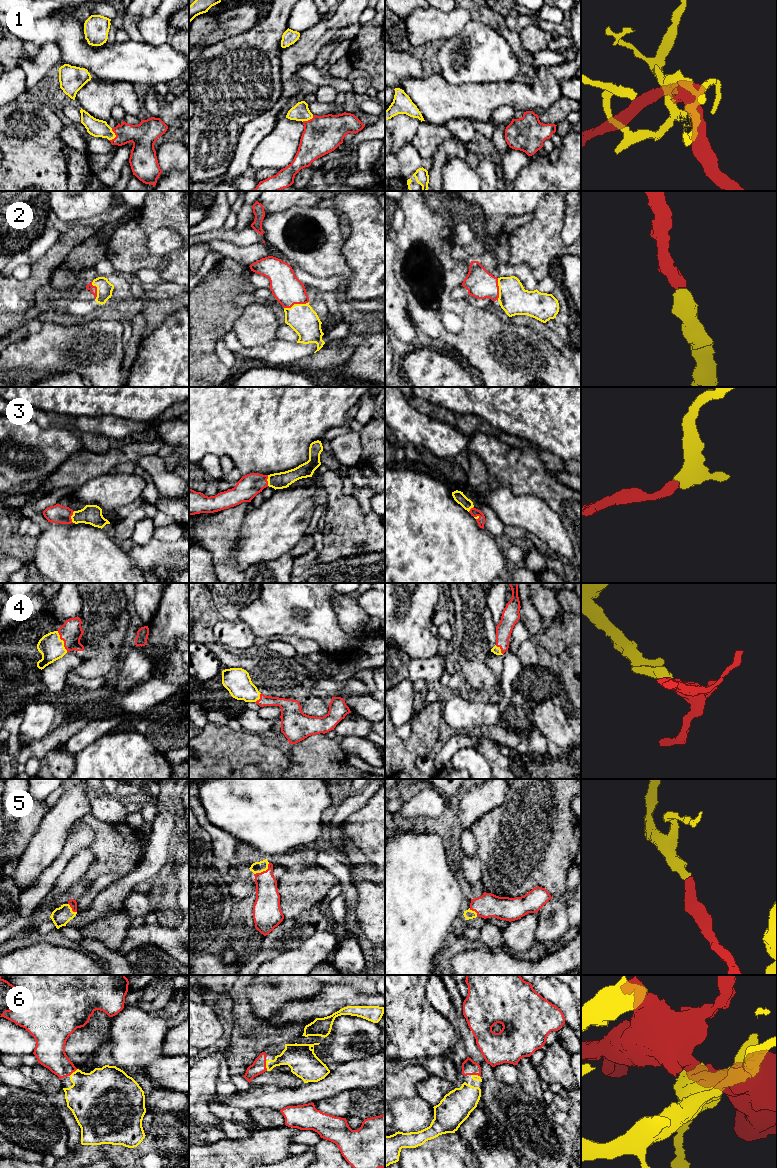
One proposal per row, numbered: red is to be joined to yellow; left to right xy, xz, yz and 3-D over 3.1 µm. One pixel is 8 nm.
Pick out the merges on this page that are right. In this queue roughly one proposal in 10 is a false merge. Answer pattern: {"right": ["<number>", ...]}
{"right": ["1", "2", "3", "4", "5", "6"]}

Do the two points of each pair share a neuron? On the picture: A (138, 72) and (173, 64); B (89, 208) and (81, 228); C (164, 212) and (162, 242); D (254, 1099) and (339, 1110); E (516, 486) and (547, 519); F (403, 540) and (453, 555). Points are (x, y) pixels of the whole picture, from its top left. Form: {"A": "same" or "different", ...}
{"A": "same", "B": "different", "C": "different", "D": "different", "E": "different", "F": "same"}

